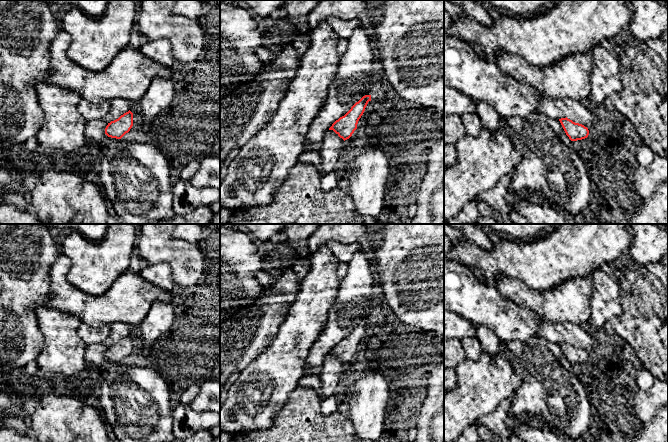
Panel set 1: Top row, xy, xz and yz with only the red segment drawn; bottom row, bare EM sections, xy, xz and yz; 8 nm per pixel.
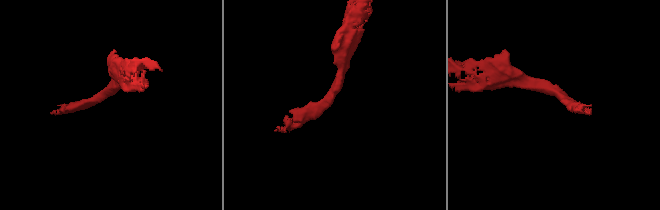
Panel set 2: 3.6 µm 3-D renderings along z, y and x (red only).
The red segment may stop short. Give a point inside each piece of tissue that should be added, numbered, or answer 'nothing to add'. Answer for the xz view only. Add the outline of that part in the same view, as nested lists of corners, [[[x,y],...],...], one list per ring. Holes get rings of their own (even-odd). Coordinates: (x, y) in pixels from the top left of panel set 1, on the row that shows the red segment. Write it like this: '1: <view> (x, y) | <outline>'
nothing to add

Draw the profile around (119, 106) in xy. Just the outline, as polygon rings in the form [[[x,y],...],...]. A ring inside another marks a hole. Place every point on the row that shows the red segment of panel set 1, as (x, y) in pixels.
[[[117,98],[110,101],[109,104],[110,108],[103,118],[107,123],[118,119],[121,115],[128,112],[130,110],[131,102],[126,99]]]

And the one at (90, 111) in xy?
[[[81,99],[78,105],[78,111],[85,118],[85,120],[102,120],[104,116],[107,114],[110,108],[109,102],[105,102],[102,104],[94,104],[88,103],[84,99]]]

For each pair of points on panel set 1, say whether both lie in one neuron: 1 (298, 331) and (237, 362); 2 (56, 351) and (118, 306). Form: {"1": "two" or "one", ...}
{"1": "two", "2": "two"}

